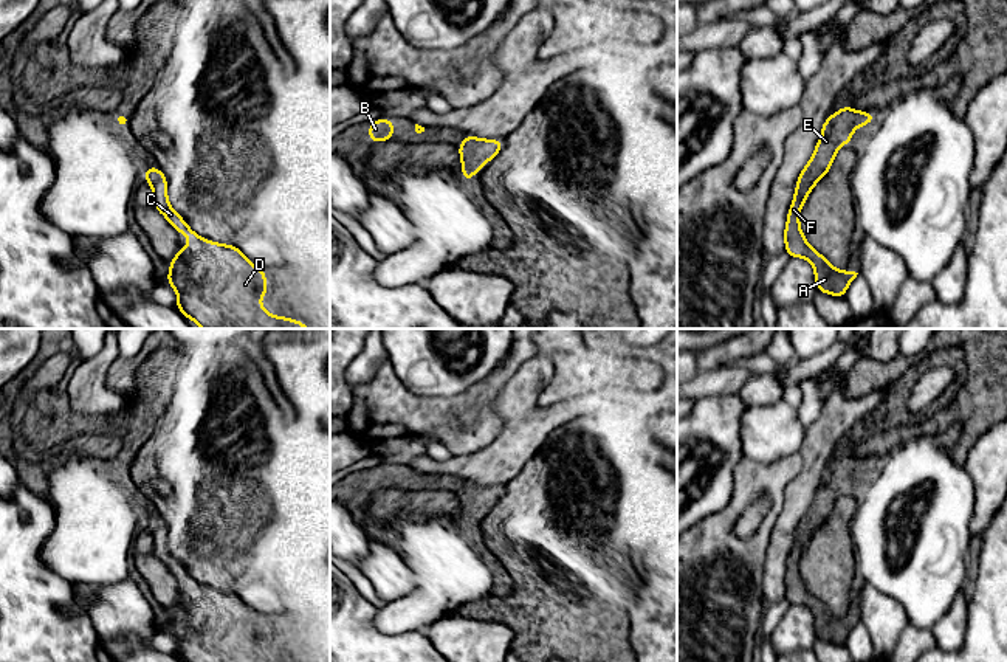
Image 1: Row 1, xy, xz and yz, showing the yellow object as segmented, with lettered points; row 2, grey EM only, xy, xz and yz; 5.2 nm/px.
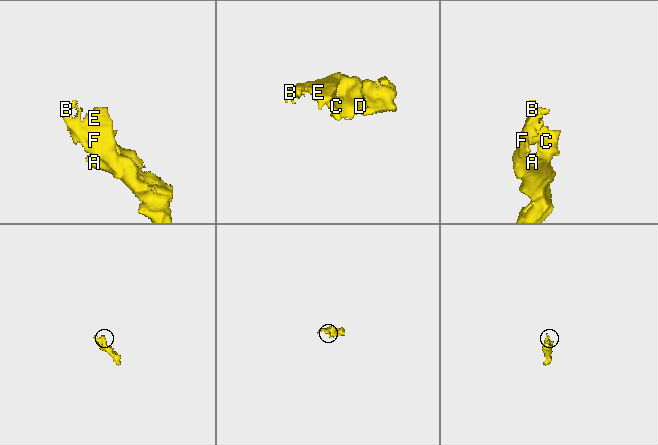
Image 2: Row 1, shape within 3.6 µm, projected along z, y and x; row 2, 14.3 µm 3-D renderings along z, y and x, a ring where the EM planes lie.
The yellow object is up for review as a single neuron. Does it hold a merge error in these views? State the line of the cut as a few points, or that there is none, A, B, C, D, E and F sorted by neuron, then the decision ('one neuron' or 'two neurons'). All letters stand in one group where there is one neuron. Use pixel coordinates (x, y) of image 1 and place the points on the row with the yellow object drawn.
no cut; A B C D E F; one neuron

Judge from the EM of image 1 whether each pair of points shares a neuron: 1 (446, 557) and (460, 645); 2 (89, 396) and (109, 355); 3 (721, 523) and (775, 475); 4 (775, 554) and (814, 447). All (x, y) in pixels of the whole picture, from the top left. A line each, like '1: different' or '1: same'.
1: different
2: same
3: same
4: same

